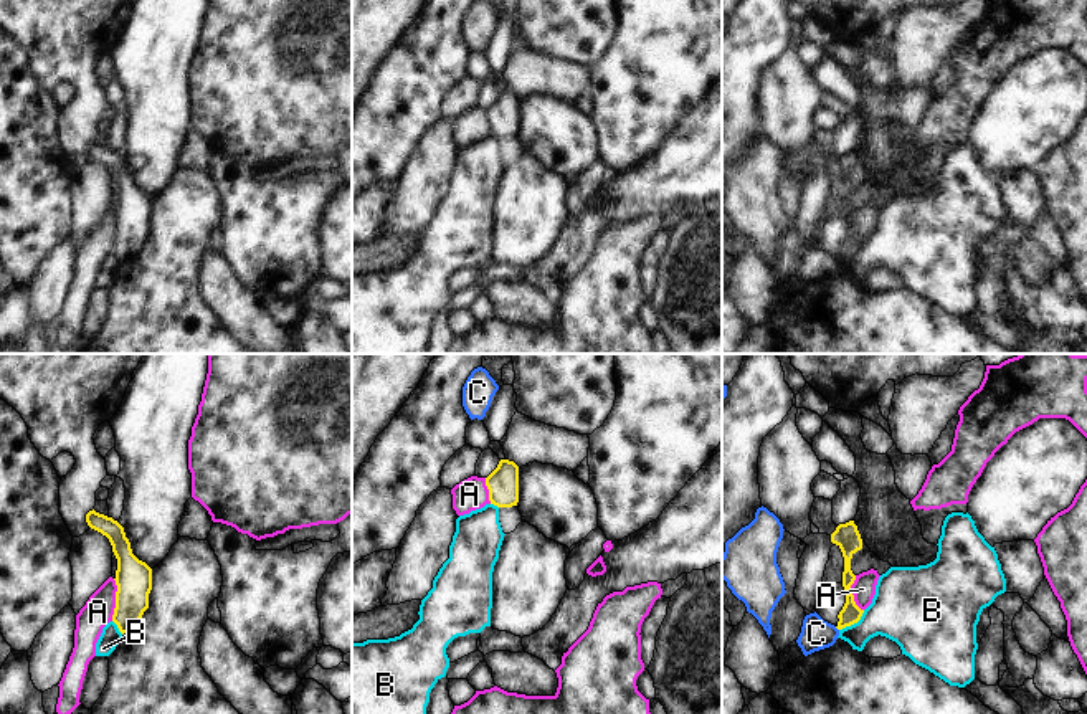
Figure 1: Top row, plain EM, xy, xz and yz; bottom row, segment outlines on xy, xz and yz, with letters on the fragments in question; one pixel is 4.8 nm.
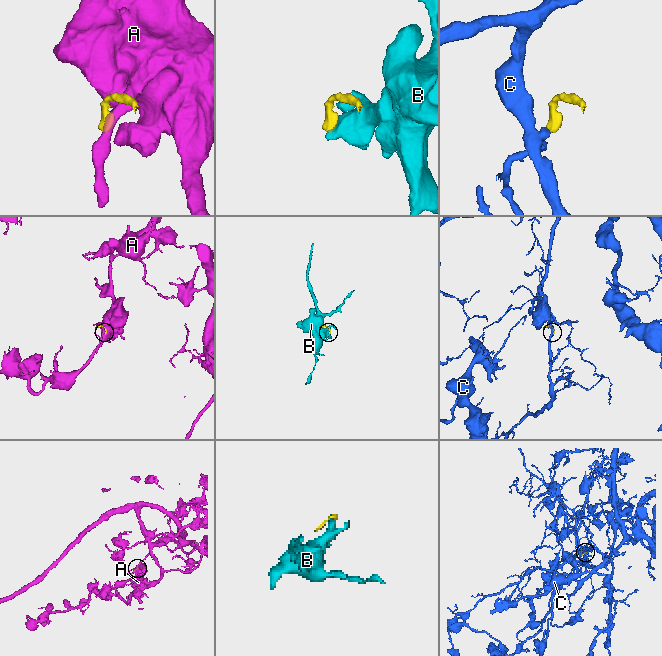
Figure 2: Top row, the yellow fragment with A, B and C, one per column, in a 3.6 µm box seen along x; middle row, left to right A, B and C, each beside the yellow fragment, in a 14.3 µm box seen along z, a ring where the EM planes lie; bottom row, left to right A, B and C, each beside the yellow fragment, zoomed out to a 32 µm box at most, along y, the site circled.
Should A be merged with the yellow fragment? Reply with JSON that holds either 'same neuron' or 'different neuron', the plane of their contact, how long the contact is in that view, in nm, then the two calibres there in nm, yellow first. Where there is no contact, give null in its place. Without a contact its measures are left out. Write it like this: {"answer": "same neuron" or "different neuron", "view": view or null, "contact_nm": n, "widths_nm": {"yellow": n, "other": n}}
{"answer": "different neuron", "view": "xy", "contact_nm": 200, "widths_nm": {"yellow": 180, "other": 150}}

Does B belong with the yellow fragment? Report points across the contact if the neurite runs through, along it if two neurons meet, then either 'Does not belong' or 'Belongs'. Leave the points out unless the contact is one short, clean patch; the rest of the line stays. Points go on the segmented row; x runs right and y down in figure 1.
Boundary: yz (864, 610), (856, 622), (840, 630). Does not belong

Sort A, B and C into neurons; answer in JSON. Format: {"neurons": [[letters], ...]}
{"neurons": [["A"], ["B"], ["C"]]}

